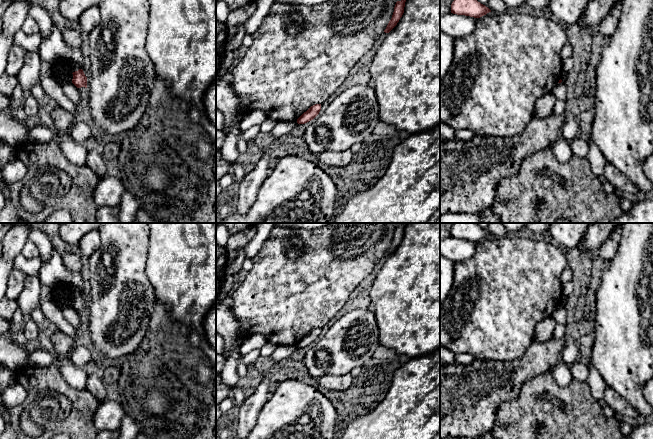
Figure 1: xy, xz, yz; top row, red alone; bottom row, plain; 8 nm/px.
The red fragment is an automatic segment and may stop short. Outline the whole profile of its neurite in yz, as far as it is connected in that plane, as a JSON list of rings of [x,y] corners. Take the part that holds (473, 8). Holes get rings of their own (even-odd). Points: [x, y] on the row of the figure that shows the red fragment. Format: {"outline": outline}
{"outline": [[[454,0],[451,4],[451,13],[480,18],[491,10],[477,0]]]}

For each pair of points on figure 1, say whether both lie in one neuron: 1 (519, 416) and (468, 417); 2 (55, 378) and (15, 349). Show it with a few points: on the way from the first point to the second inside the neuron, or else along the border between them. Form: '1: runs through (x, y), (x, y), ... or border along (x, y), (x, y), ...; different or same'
1: border along (511, 399), (505, 400), (499, 406), (491, 428); different
2: border along (28, 365), (19, 368), (15, 372); different

